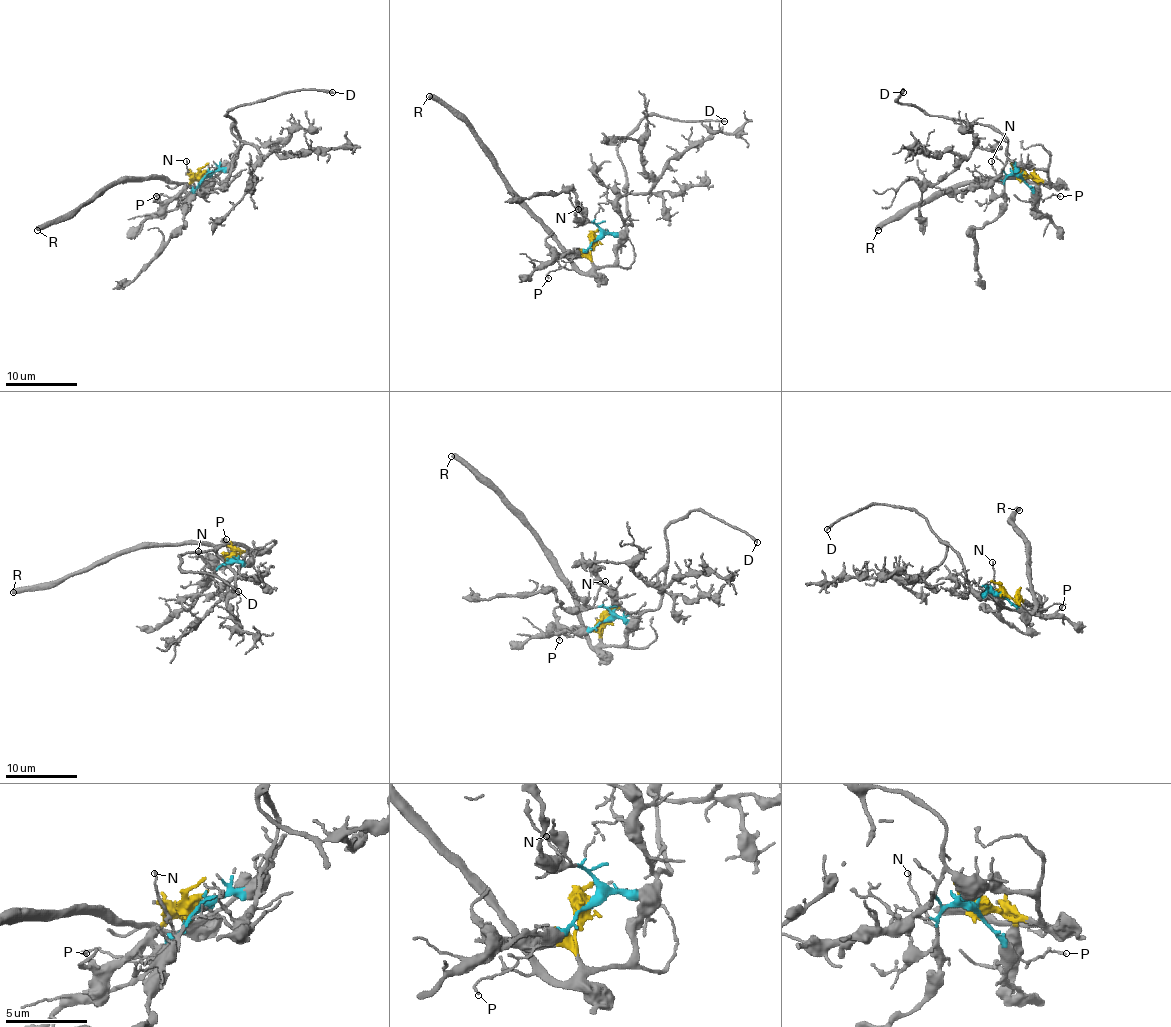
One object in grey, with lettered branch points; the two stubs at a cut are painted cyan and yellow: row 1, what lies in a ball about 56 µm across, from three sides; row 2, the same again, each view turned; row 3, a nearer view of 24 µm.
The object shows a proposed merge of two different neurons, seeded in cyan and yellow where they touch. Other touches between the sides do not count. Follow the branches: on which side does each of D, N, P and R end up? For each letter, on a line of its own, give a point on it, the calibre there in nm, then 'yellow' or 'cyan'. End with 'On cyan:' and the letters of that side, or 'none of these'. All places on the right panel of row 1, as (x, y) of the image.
D: (903, 92) | 200 nm | cyan
N: (991, 161) | 110 nm | cyan
P: (1060, 196) | 120 nm | cyan
R: (878, 230) | 480 nm | yellow
On cyan: D, N, P

